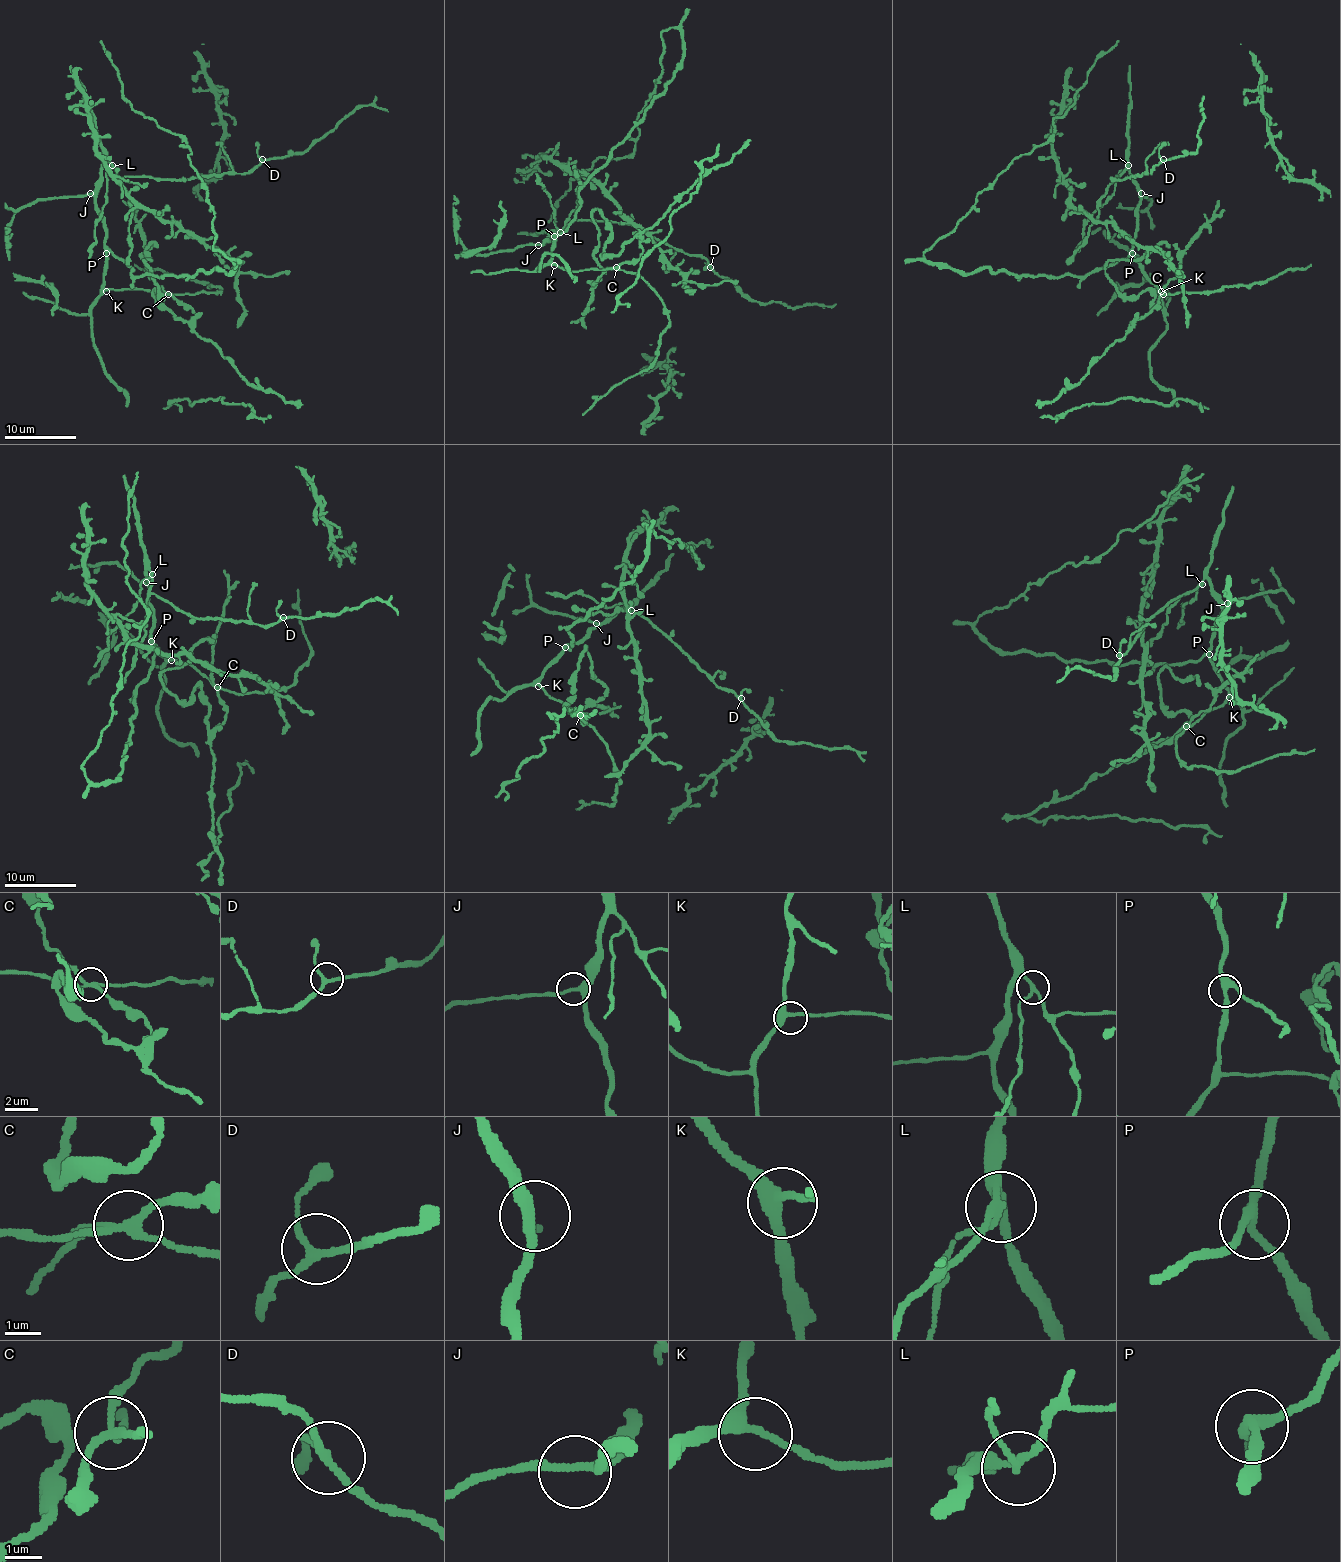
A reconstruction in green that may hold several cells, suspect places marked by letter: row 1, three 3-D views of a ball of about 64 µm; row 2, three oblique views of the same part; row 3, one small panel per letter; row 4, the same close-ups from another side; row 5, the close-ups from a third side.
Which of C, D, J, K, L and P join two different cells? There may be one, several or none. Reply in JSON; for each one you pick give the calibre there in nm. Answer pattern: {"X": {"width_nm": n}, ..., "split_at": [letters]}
{"C": {"width_nm": 200}, "L": {"width_nm": 170}, "split_at": ["C", "L"]}

